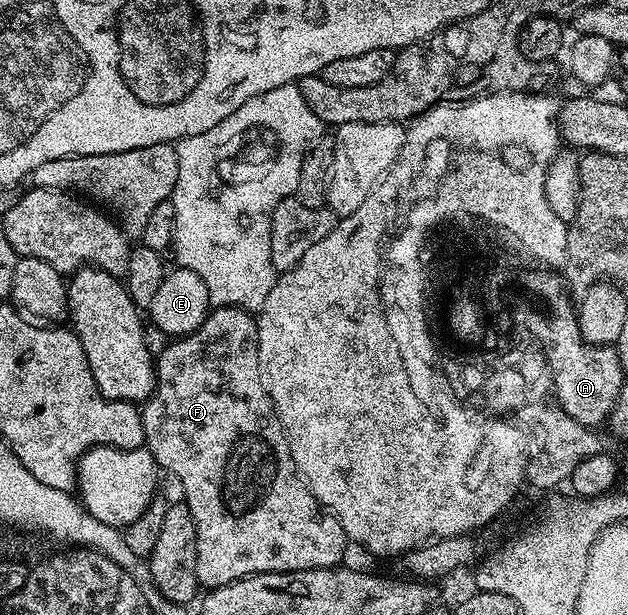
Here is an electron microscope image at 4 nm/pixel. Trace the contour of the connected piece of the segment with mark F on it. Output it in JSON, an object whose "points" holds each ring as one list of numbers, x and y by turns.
{"points":[[213,307,202,322,200,331,190,336,173,339,161,352,158,352,154,360,156,391,142,404,145,445,150,450,150,454,154,454,156,465,169,477,178,478,185,486,183,503,187,504,196,523,196,577,200,585,208,590,263,572,301,572,311,568,334,568,343,561,340,559,344,556,344,547,349,547,350,544,342,526,331,514,321,508,320,503,312,496,312,491,300,479,300,473,296,471,294,458,290,454,288,436,284,433,280,419,276,417,272,407,272,401,269,400,262,386,262,374,258,366,256,322,257,317,247,312,245,308]]}

